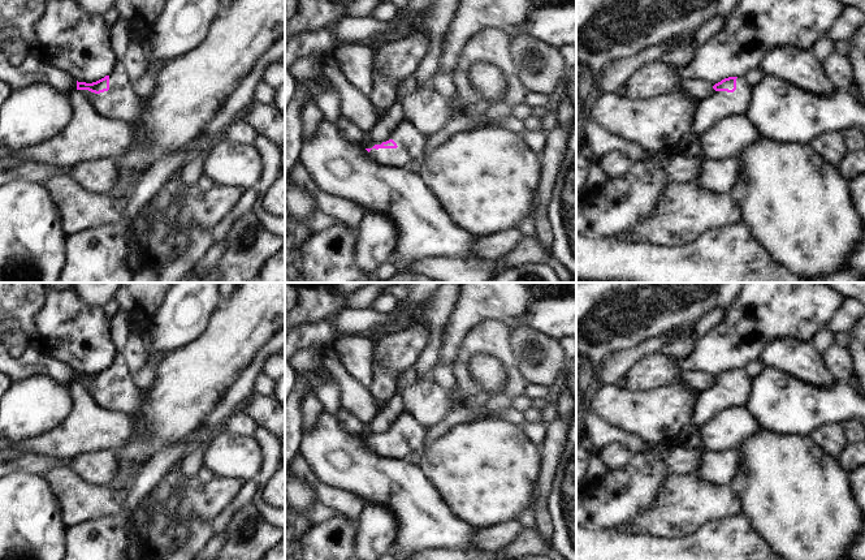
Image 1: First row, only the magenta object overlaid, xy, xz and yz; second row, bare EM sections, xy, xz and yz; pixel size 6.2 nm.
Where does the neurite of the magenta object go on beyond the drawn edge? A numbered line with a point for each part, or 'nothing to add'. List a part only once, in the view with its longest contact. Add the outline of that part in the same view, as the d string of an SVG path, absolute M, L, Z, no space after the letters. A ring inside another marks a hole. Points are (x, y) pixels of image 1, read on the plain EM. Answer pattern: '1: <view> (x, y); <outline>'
1: xz (410, 433); M407 413L401 414L390 427L397 435L397 440L372 440L369 449L385 458L405 460L414 451L421 447L427 427L421 426L414 417Z

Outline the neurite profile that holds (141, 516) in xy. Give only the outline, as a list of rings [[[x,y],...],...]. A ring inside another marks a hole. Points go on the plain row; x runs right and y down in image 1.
[[[137,508],[133,512],[134,524],[137,526],[138,539],[140,539],[146,535],[148,527],[150,527],[150,514],[144,508]]]

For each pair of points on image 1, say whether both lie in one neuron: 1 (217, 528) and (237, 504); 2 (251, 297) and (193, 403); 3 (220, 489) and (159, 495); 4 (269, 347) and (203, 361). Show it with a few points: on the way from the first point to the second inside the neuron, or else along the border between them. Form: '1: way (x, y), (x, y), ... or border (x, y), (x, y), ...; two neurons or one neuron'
1: way (220, 521), (230, 509); one neuron
2: way (243, 323), (219, 354), (197, 377); one neuron
3: way (204, 489), (174, 487); one neuron
4: border (271, 336), (255, 352), (239, 374); two neurons

